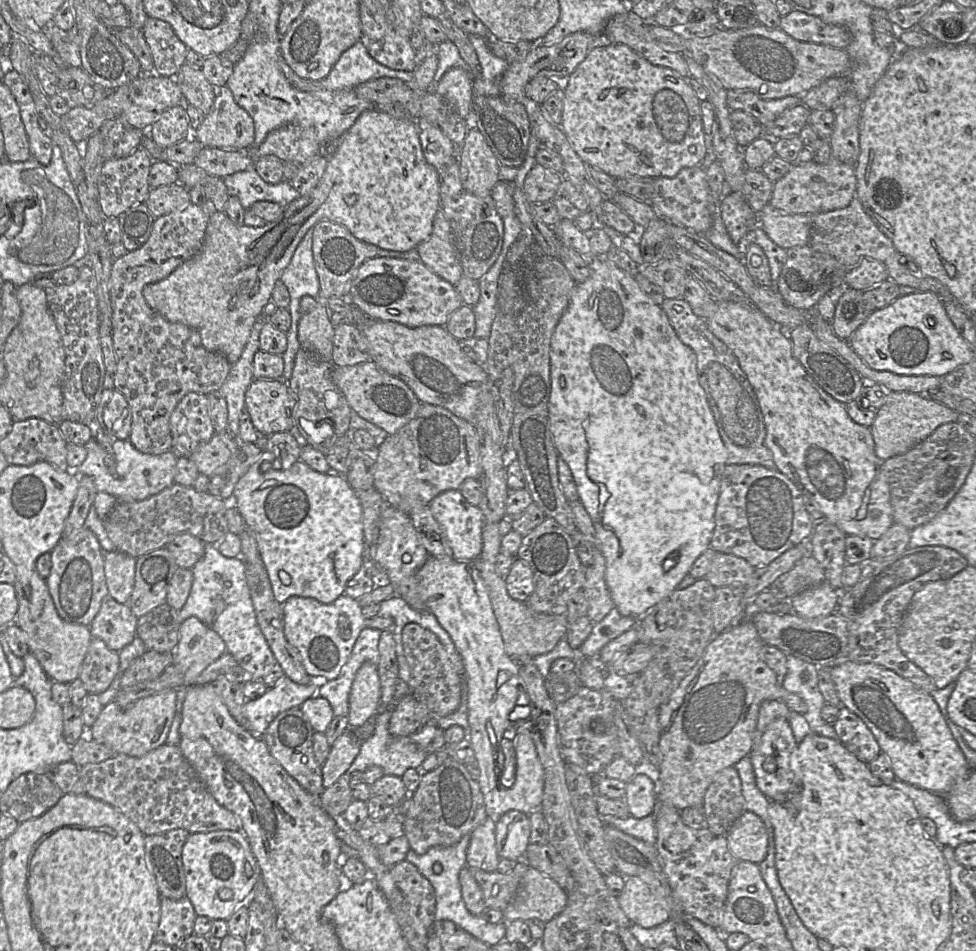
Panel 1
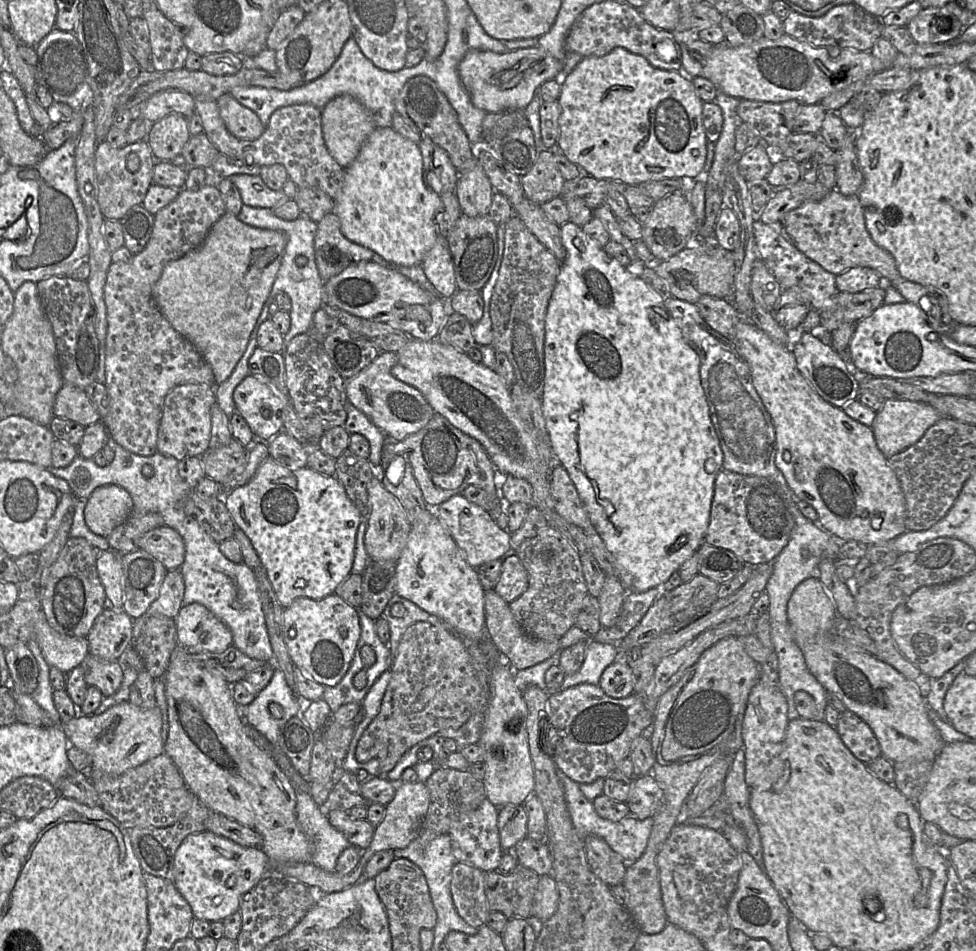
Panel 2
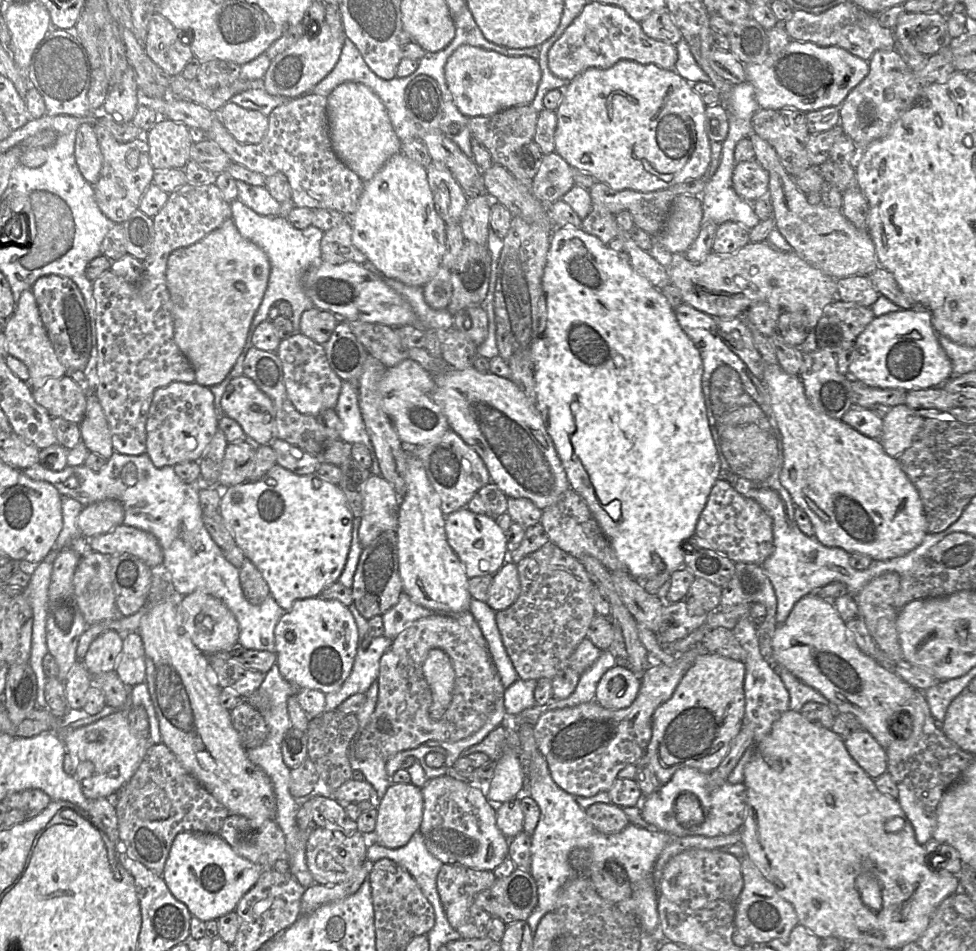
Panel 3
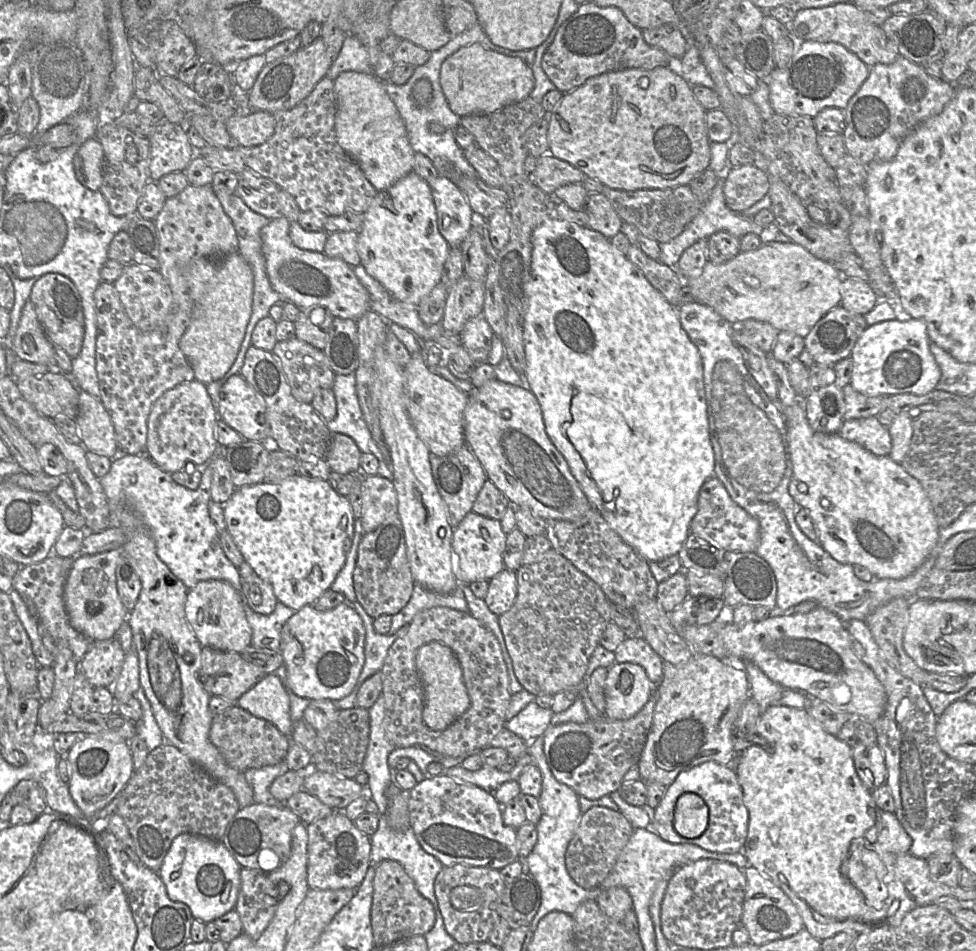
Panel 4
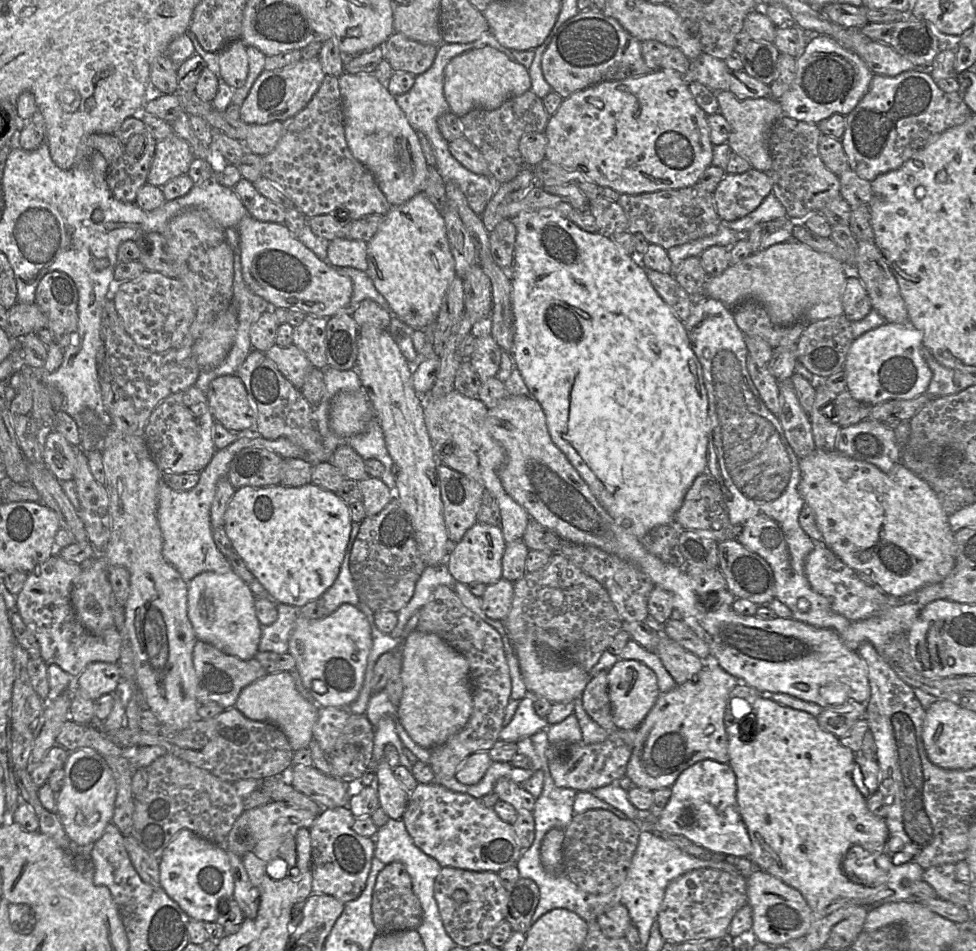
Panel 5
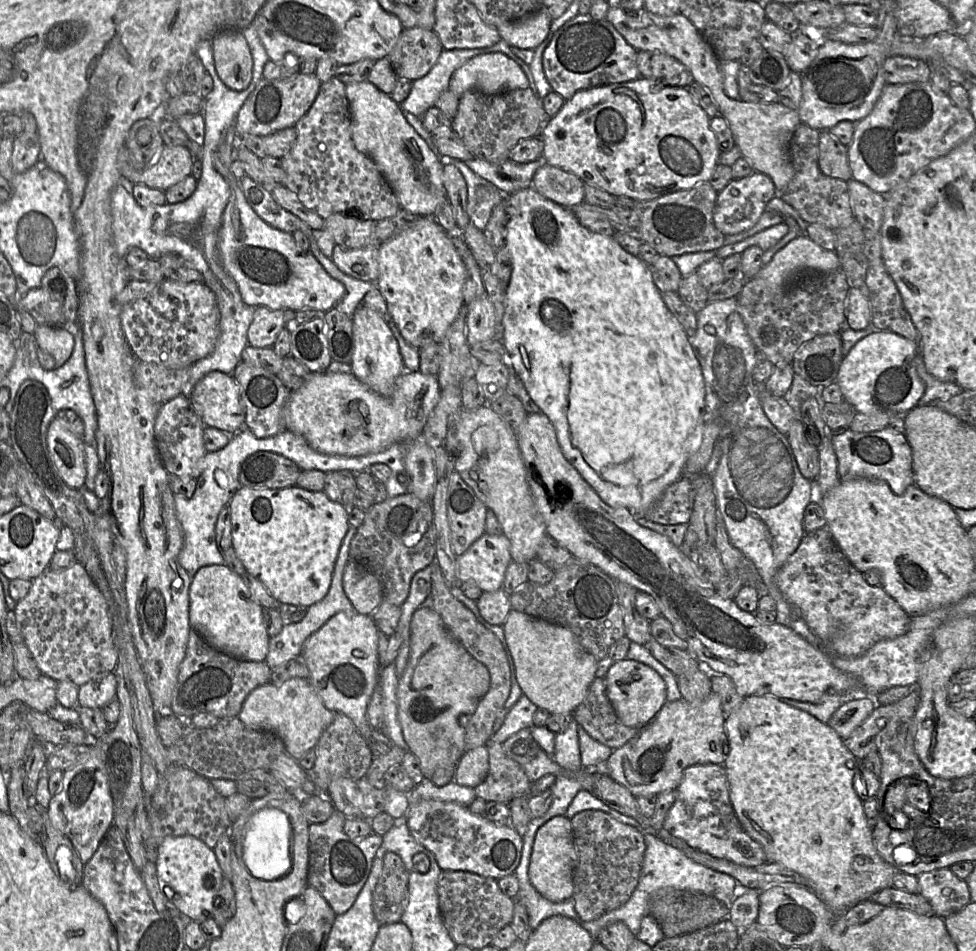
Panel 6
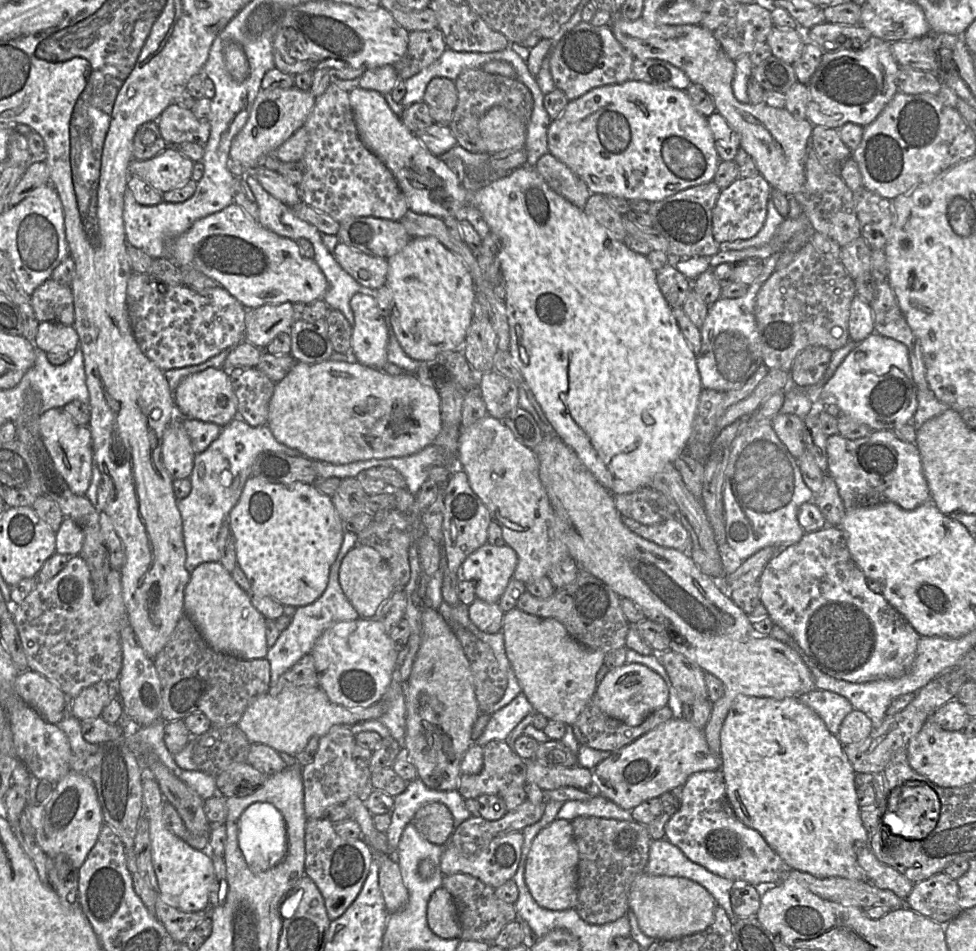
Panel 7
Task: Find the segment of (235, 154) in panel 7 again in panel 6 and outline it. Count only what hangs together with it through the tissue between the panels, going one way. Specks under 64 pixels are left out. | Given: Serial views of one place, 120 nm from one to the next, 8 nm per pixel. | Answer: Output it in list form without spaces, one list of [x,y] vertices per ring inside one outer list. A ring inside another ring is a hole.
[[[298,72],[284,79],[261,78],[237,114],[236,132],[240,136],[251,134],[264,137],[284,128],[295,127],[312,106],[320,85],[321,81],[315,73]]]

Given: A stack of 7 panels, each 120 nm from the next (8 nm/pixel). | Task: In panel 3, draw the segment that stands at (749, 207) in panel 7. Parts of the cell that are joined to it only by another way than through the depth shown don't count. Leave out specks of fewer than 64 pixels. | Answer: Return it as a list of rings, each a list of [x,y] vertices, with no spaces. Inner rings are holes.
[[[756,159],[735,164],[732,185],[740,198],[753,203],[767,194],[768,183],[768,172]]]

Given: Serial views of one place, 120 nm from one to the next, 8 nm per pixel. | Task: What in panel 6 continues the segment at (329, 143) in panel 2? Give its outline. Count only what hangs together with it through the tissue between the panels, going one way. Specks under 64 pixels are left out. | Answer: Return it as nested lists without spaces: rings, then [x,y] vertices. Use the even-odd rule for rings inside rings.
[[[368,80],[348,83],[346,96],[351,112],[351,132],[355,148],[368,156],[393,189],[400,207],[418,216],[433,216],[436,208],[447,200],[443,184],[444,164],[407,122],[399,104]]]

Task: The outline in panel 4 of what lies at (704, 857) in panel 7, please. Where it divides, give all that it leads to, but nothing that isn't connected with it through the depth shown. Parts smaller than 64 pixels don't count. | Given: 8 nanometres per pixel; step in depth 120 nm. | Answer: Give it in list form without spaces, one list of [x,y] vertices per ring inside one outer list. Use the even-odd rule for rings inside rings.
[[[707,761],[690,770],[680,772],[675,781],[666,789],[660,804],[651,811],[653,829],[664,841],[677,844],[693,844],[707,851],[733,854],[741,852],[748,832],[748,810],[743,803],[743,791],[736,772],[730,765]],[[687,792],[699,795],[708,807],[708,825],[697,838],[685,838],[674,829],[674,810],[678,798]]]

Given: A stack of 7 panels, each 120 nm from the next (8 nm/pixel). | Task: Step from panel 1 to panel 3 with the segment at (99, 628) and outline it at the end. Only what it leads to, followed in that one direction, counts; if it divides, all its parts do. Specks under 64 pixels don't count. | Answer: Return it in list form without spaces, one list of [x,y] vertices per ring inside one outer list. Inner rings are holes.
[[[107,630],[91,643],[82,660],[91,676],[115,671],[123,642],[124,635],[116,630]]]

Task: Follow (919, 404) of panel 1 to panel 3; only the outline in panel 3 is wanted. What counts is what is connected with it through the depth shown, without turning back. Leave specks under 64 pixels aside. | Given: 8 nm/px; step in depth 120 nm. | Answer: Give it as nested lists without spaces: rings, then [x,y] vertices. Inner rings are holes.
[[[900,404],[891,407],[882,421],[880,444],[889,456],[897,458],[911,446],[923,426],[924,418],[915,414],[905,404]]]

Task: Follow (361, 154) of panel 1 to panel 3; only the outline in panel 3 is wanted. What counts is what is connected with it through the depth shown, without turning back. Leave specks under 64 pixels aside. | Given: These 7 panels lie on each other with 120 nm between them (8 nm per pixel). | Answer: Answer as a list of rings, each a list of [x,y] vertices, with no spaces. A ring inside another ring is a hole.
[[[399,152],[391,156],[369,181],[356,211],[349,217],[352,226],[352,243],[387,277],[410,286],[424,286],[441,266],[446,248],[445,221],[438,214],[427,179],[427,168]],[[227,219],[218,229],[212,231],[199,243],[187,248],[177,249],[169,255],[166,269],[166,282],[170,294],[171,313],[174,320],[174,341],[191,363],[195,371],[195,382],[197,384],[210,389],[223,382],[233,369],[238,357],[243,351],[250,326],[263,300],[268,285],[270,270],[271,267],[267,254],[258,245],[241,236],[233,219]]]

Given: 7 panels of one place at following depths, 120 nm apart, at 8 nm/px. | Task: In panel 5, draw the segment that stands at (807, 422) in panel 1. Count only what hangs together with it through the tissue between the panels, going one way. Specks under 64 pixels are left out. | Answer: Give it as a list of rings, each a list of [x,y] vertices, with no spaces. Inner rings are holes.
[[[815,449],[808,456],[799,459],[801,470],[800,492],[805,504],[815,514],[817,525],[822,532],[823,540],[827,546],[849,567],[855,571],[871,571],[876,586],[888,595],[906,595],[927,584],[940,583],[952,571],[956,563],[954,532],[949,524],[949,515],[944,511],[936,493],[926,481],[907,469],[902,463],[898,463],[890,472],[883,472],[873,464],[858,461],[845,456],[838,451],[825,452]]]

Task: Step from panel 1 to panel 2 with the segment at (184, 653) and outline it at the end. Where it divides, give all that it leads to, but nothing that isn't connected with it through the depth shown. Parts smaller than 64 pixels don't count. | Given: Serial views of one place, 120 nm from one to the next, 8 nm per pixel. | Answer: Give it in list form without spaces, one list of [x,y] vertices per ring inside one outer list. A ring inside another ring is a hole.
[[[182,606],[175,618],[178,643],[191,653],[220,653],[233,644],[229,627],[205,606]]]

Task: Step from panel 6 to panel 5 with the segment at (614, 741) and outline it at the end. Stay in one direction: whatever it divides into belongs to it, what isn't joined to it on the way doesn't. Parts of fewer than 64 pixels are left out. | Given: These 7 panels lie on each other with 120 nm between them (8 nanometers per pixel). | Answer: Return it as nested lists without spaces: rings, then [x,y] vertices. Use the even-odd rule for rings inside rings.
[[[602,670],[590,678],[582,694],[582,705],[590,718],[608,732],[616,728],[608,693],[608,671]]]

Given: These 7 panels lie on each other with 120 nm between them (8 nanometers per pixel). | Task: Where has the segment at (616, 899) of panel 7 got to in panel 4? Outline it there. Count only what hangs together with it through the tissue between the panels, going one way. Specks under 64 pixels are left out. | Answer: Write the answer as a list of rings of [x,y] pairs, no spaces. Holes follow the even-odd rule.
[[[602,806],[584,812],[565,853],[565,866],[572,880],[585,889],[598,886],[613,869],[634,830],[621,812]]]

